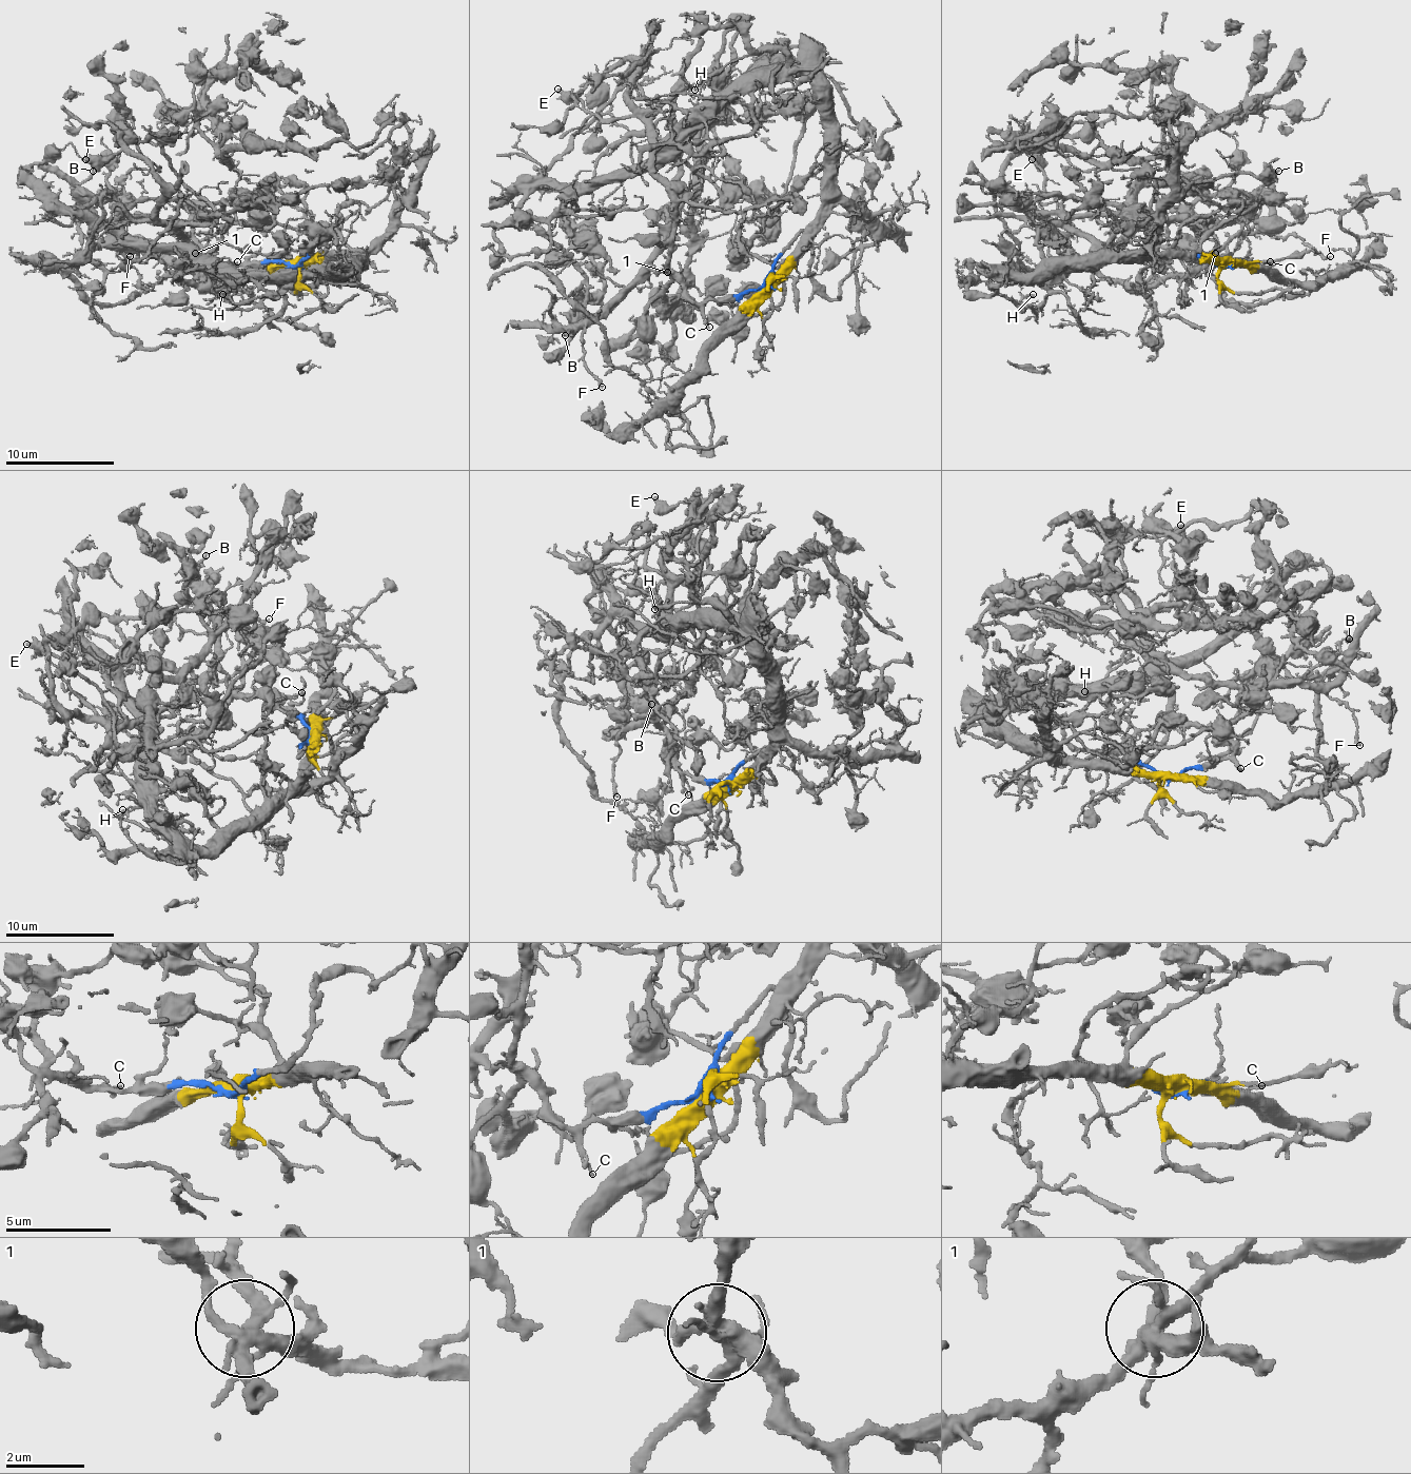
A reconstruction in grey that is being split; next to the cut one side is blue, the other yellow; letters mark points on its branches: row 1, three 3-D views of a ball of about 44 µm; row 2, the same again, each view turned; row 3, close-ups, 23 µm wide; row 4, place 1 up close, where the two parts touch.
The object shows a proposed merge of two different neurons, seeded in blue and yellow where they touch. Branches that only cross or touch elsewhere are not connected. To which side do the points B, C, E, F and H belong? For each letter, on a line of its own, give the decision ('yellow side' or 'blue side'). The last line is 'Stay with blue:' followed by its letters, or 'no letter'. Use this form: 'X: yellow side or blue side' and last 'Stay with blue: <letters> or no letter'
B: blue side
C: blue side
E: yellow side
F: blue side
H: yellow side
Stay with blue: B, C, F

